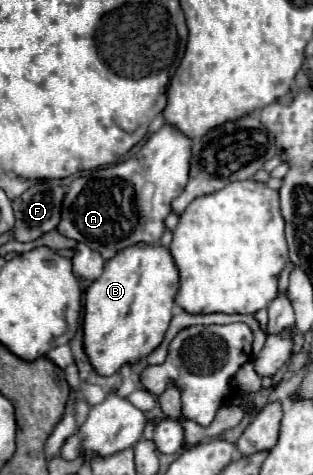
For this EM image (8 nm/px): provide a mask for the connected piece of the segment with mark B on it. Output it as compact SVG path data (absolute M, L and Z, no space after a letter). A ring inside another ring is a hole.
M132 245L108 259L104 273L88 287L84 303L84 351L90 365L100 375L114 375L122 365L132 365L146 359L164 339L164 333L172 319L174 295L178 293L178 269L168 249L158 245Z

